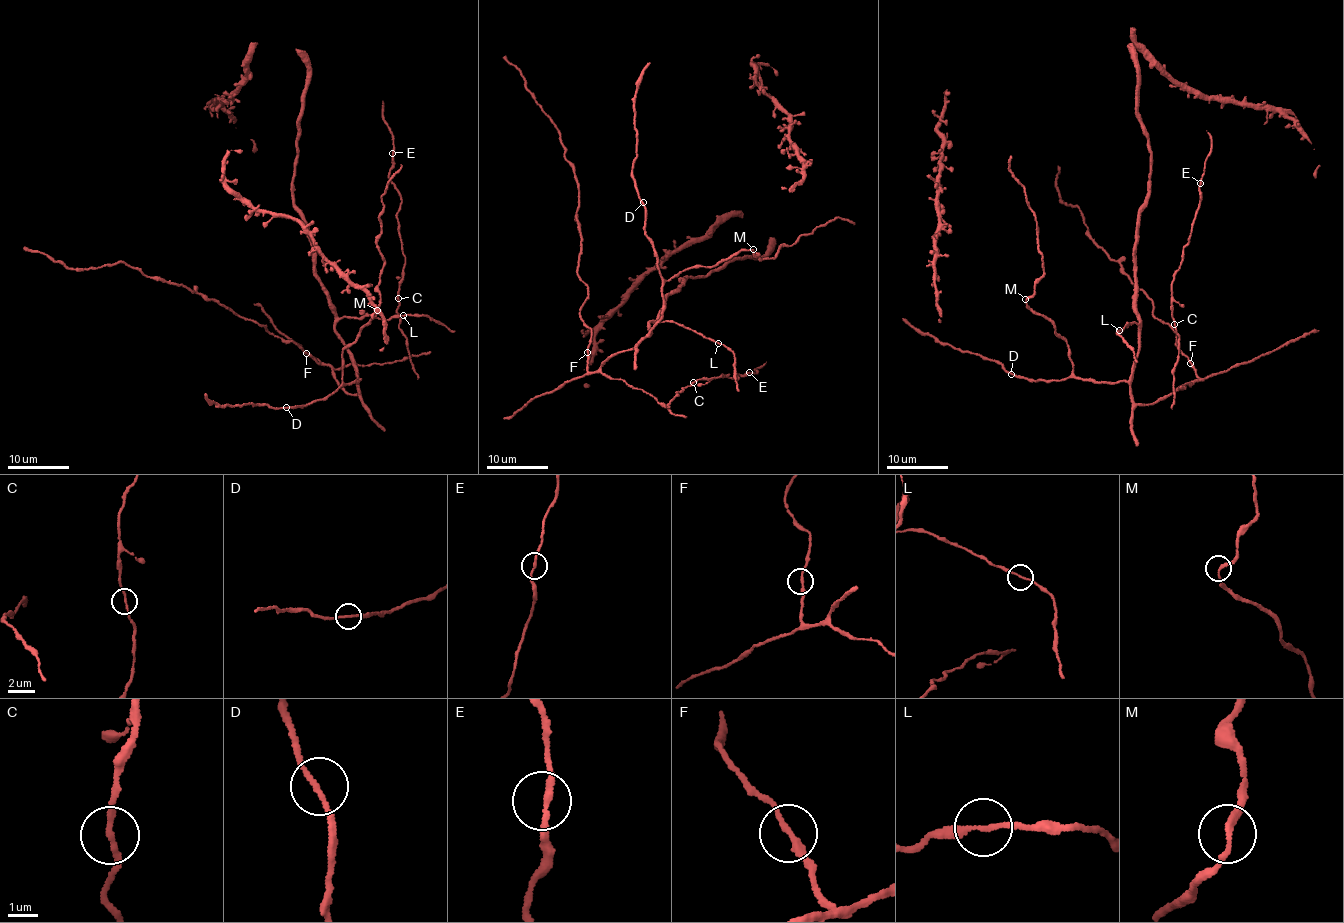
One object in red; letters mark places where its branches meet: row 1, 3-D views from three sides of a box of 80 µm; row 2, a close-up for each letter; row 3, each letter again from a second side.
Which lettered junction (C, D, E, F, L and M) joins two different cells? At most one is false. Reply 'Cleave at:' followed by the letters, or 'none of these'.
Cleave at: none of these

